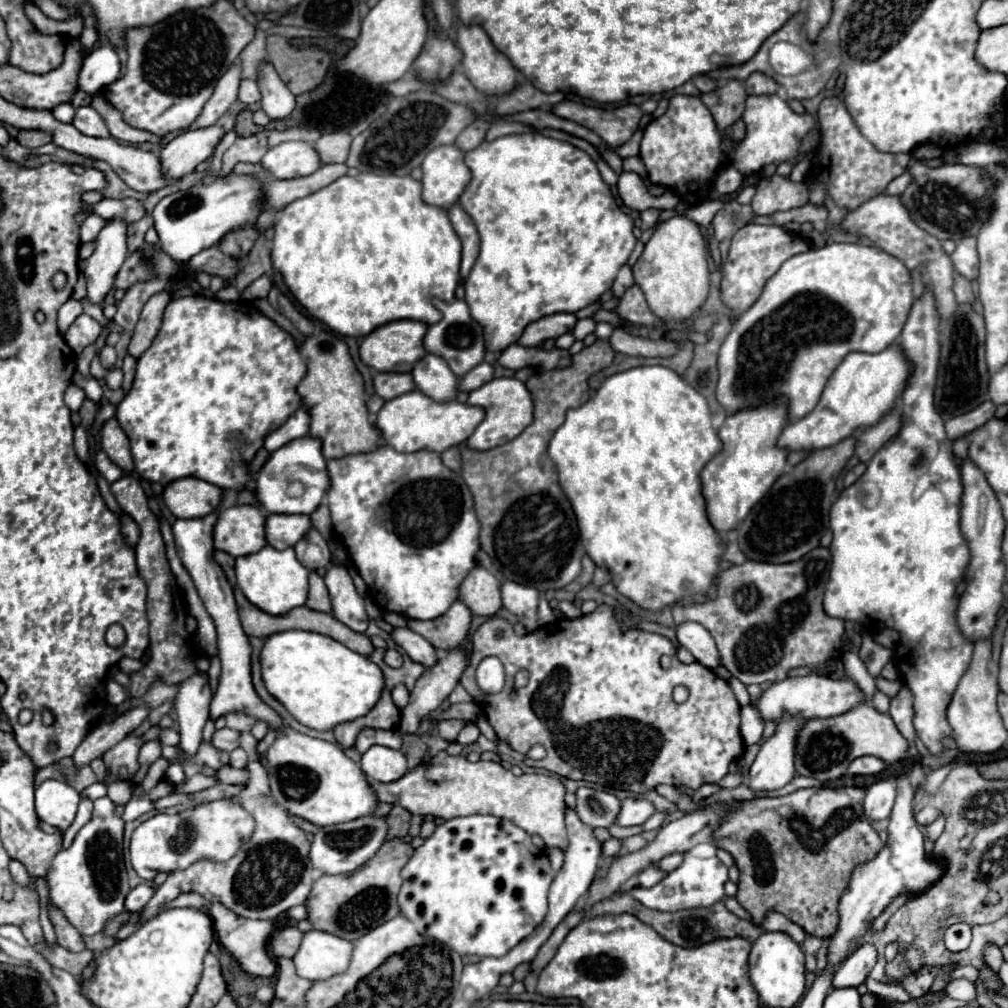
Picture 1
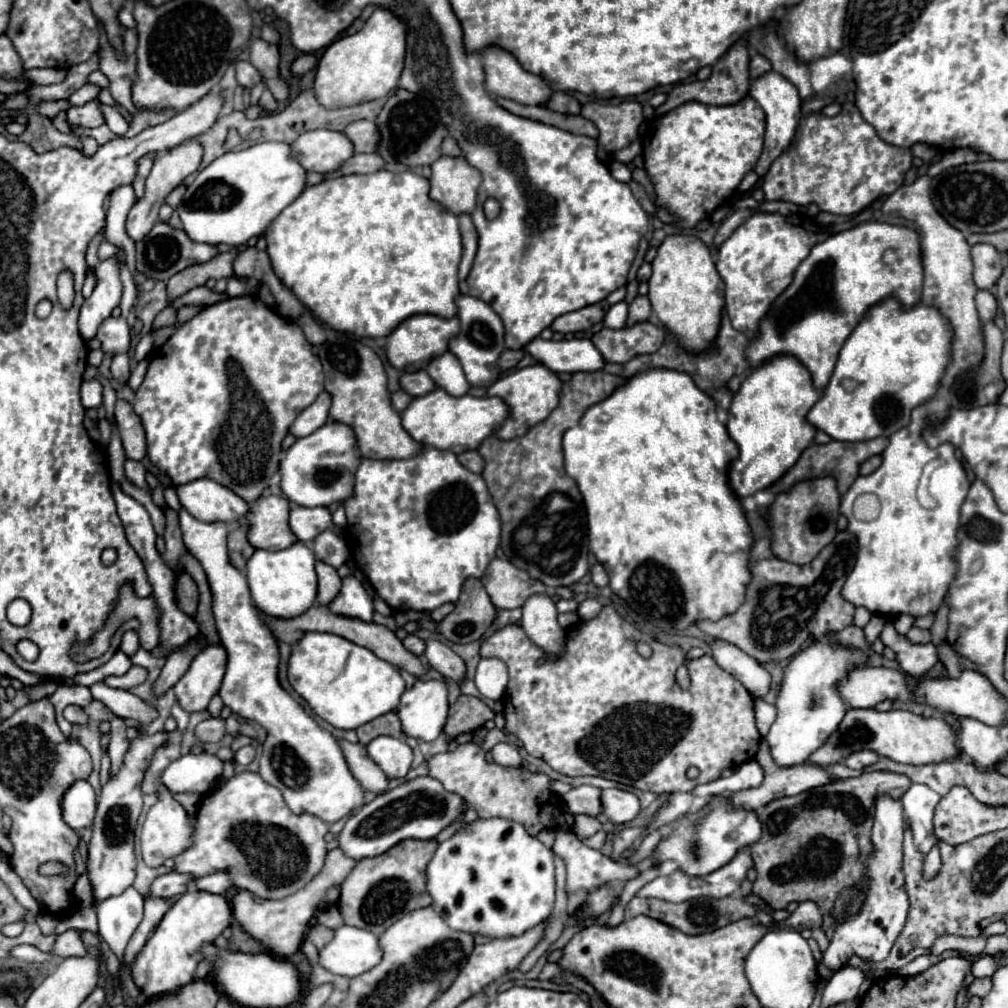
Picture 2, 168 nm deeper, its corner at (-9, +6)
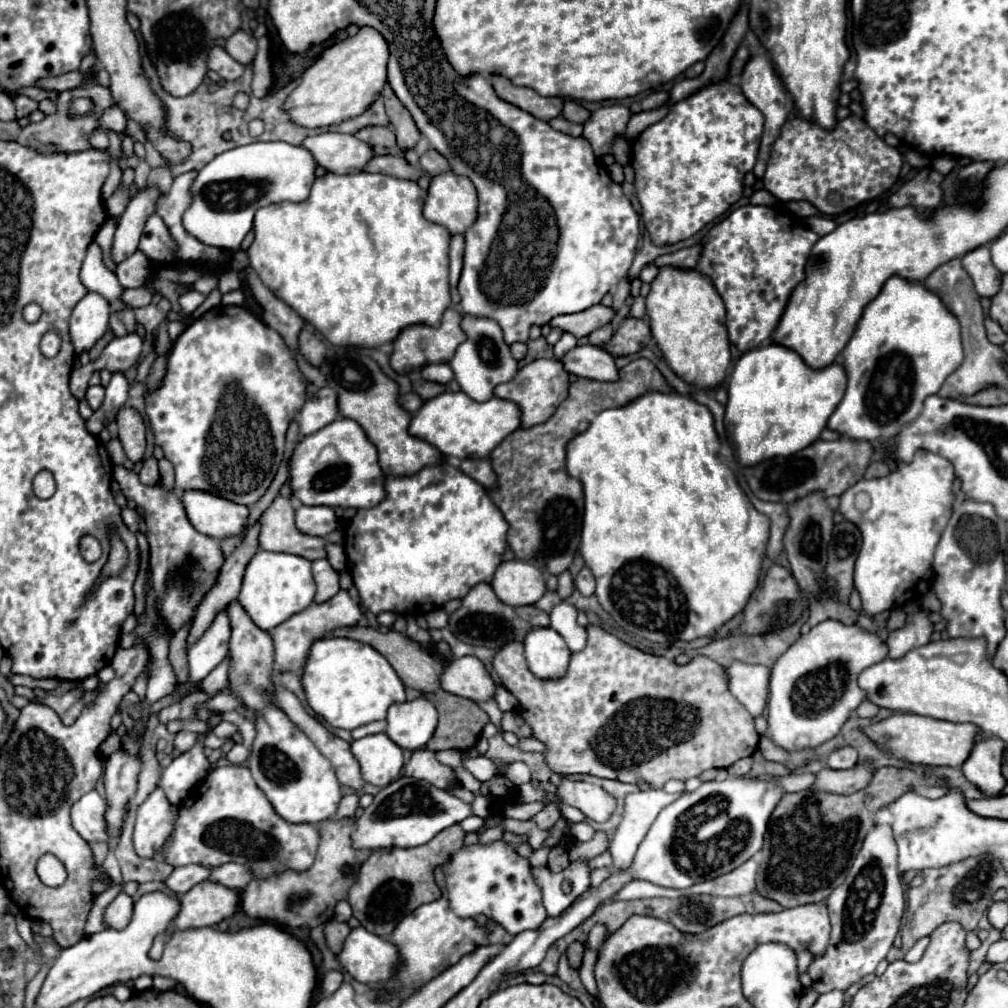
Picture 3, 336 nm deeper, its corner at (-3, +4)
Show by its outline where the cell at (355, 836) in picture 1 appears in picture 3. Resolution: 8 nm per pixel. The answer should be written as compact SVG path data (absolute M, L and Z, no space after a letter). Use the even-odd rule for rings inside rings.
M400 777L374 795L372 805L356 819L356 829L352 833L354 849L392 849L392 847L418 847L436 837L442 829L460 823L472 815L472 805L464 803L456 795L442 791L428 781L416 781L412 777Z

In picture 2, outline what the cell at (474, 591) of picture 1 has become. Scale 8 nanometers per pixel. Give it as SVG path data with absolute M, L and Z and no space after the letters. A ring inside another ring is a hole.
M494 559L482 583L498 609L516 609L522 607L530 593L550 593L542 581L534 581L524 569L510 565L506 559Z

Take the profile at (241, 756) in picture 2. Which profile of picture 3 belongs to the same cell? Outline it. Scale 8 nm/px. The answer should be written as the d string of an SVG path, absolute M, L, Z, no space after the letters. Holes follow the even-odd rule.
M236 743L230 751L228 751L228 761L230 763L234 763L234 765L240 765L240 763L244 763L246 759L248 759L248 755L250 755L250 751L244 747L244 745L240 745L240 743Z

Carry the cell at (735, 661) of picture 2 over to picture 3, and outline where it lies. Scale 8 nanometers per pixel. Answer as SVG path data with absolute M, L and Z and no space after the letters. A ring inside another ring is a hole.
M734 661L728 667L728 687L732 695L754 715L762 715L768 699L770 669L764 665L748 665Z

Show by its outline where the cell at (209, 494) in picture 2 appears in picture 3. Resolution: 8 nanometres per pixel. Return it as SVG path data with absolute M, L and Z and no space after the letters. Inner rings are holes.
M184 491L182 503L188 515L188 521L194 525L196 531L224 539L228 535L238 535L244 529L248 507L232 503L228 499L216 497L206 491Z

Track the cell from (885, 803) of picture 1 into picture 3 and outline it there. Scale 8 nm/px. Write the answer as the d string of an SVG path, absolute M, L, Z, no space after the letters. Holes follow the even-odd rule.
M876 825L870 829L848 877L830 893L826 907L832 923L830 945L822 955L816 955L808 967L812 987L818 993L832 989L846 991L864 975L874 973L898 935L906 897L898 873L898 847L890 825Z

